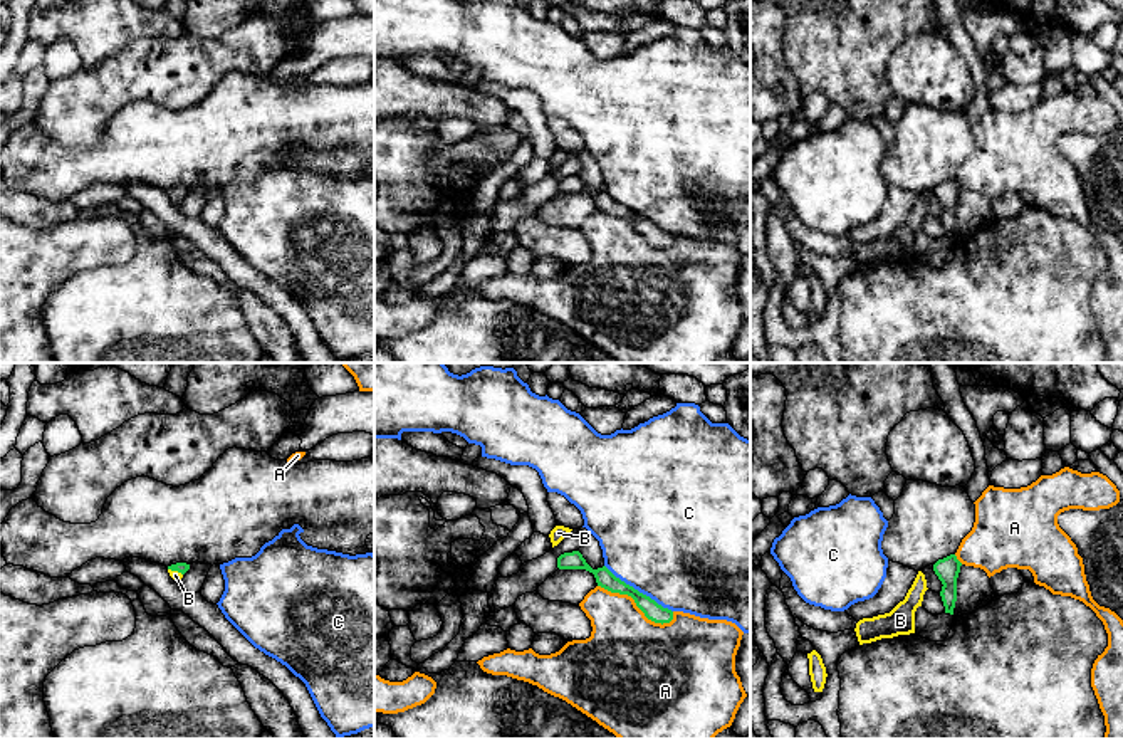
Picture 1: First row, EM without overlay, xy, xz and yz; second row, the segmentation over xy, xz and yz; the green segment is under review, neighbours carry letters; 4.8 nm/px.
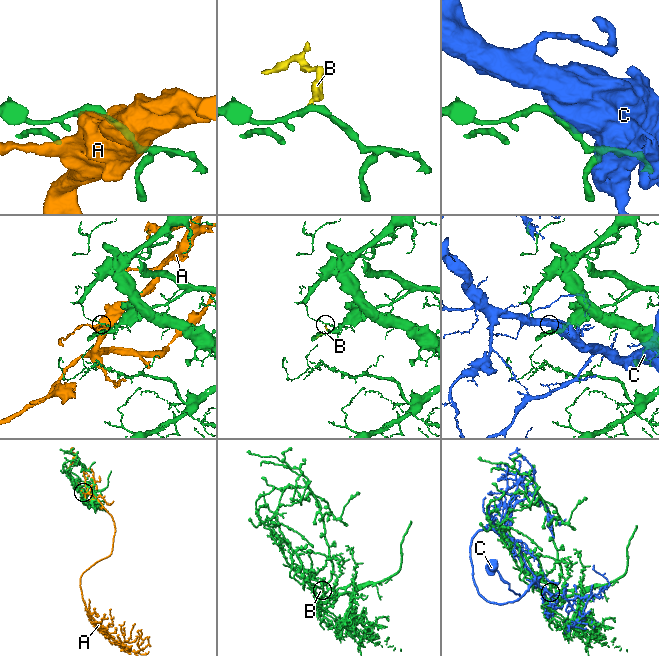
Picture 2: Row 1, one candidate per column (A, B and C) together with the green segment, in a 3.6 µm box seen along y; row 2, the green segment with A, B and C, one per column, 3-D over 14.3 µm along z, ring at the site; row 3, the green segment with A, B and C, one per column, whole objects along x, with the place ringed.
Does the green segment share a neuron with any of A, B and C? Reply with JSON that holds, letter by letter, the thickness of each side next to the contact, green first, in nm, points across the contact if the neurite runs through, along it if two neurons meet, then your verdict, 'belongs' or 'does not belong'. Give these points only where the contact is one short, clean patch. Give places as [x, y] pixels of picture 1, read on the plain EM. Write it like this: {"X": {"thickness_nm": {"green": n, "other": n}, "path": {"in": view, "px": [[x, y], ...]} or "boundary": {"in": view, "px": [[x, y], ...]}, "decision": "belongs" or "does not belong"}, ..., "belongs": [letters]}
{"A": {"thickness_nm": {"green": 90, "other": 400}, "decision": "does not belong"}, "B": {"thickness_nm": {"green": 50, "other": 50}, "path": {"in": "xy", "px": [[182, 192], [175, 193], [175, 199]]}, "decision": "belongs"}, "C": {"thickness_nm": {"green": 90, "other": 500}, "decision": "does not belong"}, "belongs": ["B"]}

